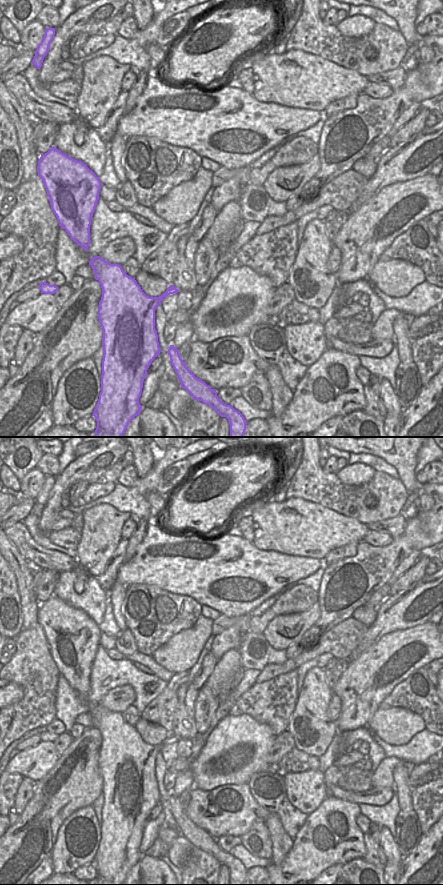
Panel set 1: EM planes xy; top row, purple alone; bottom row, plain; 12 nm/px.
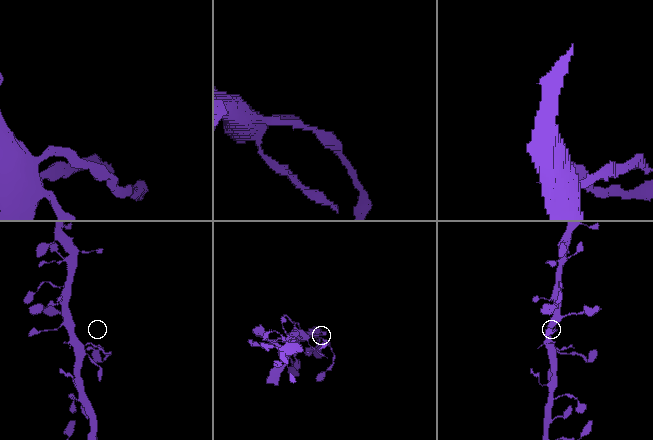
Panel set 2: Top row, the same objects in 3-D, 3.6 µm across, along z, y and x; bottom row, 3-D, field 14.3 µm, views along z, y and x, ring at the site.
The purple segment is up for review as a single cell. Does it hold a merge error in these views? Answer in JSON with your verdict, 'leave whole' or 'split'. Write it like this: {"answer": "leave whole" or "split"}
{"answer": "leave whole"}

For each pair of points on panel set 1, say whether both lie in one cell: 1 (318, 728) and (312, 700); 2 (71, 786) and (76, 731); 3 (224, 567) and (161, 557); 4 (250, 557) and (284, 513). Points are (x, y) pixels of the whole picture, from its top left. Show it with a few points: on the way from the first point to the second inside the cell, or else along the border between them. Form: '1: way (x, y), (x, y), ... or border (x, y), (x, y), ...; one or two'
1: way (314, 721), (312, 707); one
2: border (86, 728), (78, 737), (74, 738); two
3: way (208, 567), (198, 567), (177, 562); one
4: border (251, 542), (259, 549), (274, 550), (279, 553); two

